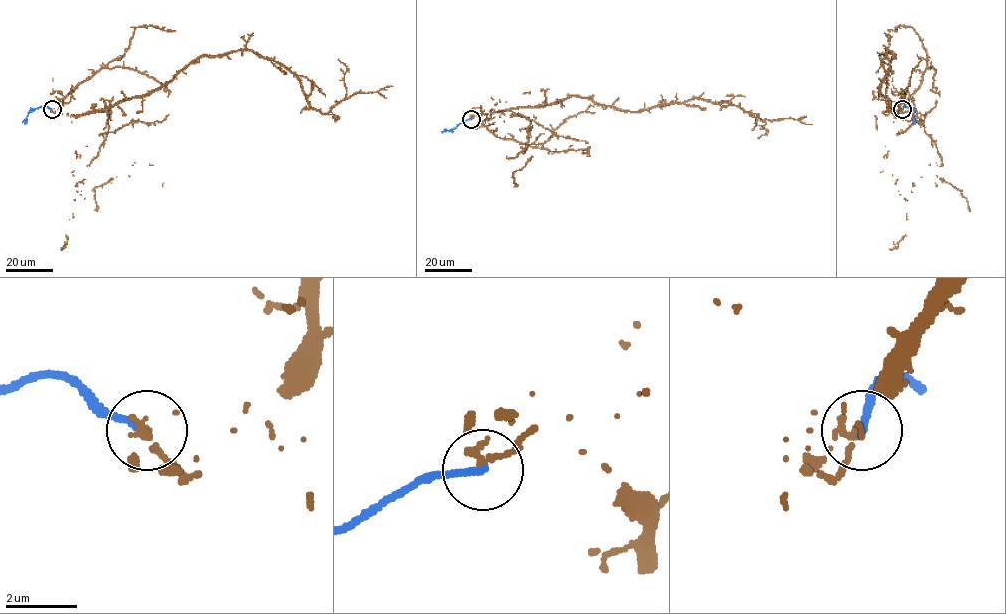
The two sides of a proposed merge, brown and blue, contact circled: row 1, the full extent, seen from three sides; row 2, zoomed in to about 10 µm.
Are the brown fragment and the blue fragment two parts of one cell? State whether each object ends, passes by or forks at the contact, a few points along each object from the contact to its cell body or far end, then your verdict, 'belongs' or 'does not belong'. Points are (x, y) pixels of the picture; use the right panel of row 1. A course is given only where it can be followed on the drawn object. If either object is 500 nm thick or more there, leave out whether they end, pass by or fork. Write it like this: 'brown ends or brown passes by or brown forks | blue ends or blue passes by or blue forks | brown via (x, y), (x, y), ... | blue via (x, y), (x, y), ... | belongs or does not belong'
brown ends | blue ends | brown via (902, 109), (895, 115), (880, 91), (894, 56), (887, 50), (882, 64), (886, 104), (893, 113), (908, 86) | blue via (902, 109), (904, 106), (911, 109), (916, 122) | does not belong

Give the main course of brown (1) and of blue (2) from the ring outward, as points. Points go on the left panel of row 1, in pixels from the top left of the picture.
1: (52, 109), (104, 110), (161, 88), (202, 57), (245, 50), (282, 64), (324, 113), (392, 86)
2: (52, 109), (44, 106), (33, 109), (22, 122)

